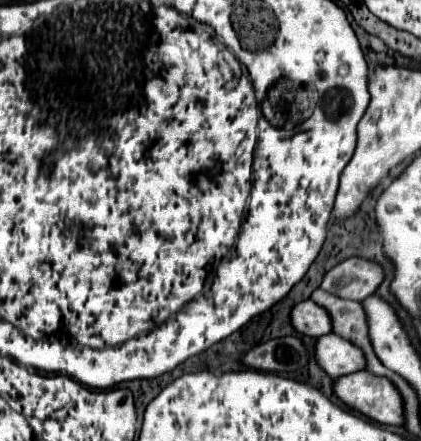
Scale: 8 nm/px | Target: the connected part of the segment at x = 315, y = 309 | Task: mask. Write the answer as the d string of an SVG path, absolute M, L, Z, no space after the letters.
M311 299L301 301L291 309L291 325L295 331L309 337L321 337L331 331L329 313Z

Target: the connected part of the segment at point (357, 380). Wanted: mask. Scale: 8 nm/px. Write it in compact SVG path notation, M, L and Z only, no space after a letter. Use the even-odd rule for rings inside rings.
M355 371L333 381L333 393L353 411L381 423L403 423L403 399L395 385L369 371Z

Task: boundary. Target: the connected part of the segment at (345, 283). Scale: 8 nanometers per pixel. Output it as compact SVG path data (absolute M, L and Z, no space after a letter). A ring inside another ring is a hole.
M349 257L329 269L321 281L321 287L341 299L363 301L383 281L383 269L367 259Z

